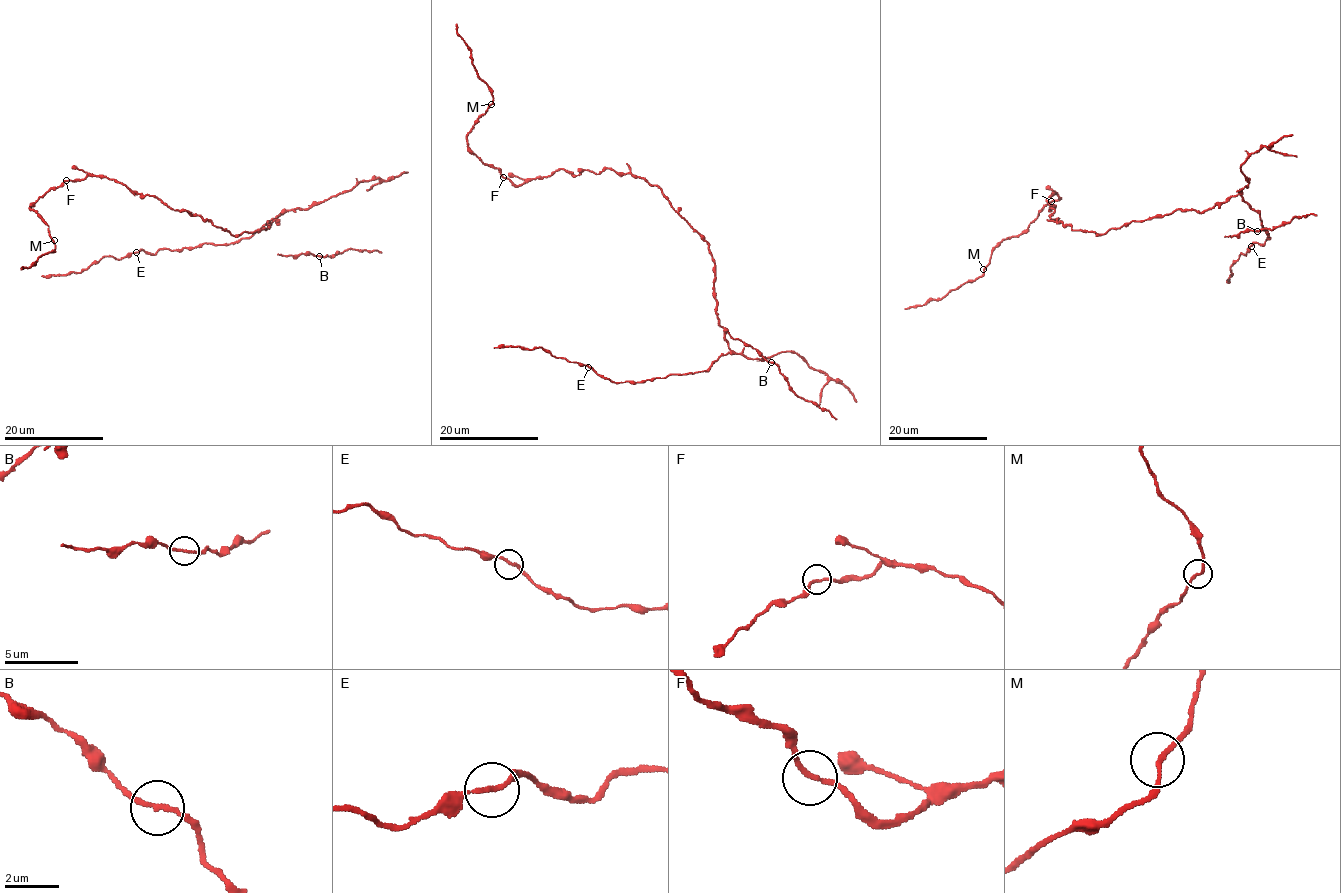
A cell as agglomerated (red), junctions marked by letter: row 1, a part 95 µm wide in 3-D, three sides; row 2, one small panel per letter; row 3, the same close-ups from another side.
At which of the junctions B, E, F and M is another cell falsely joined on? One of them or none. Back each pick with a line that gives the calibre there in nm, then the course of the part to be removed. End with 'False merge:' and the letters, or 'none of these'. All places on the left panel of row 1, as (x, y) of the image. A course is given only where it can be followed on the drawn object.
False merge: none of these

